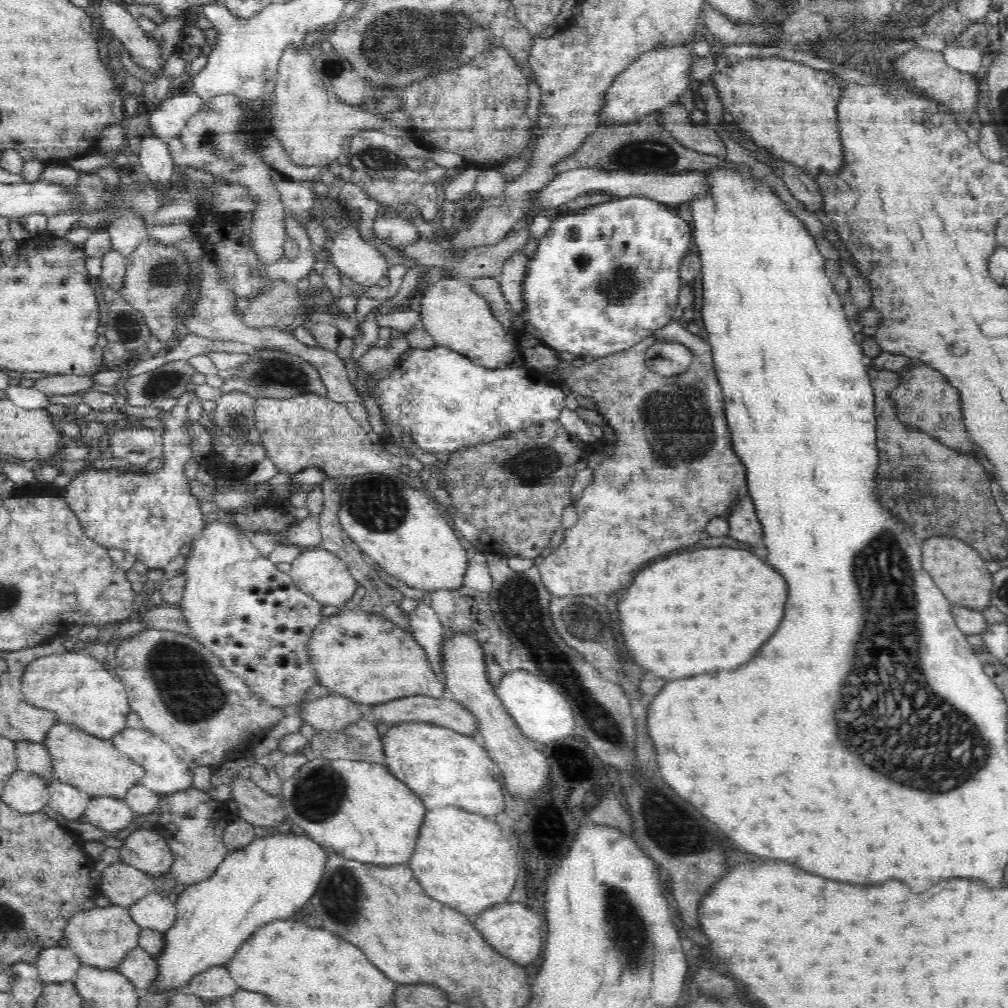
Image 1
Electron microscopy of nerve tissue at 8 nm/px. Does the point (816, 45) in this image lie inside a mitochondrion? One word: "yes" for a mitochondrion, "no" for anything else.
no

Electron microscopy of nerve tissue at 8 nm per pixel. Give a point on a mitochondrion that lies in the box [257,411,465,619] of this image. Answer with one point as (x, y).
(372, 502)

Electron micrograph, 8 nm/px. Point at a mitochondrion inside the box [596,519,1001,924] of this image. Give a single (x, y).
(928, 750)

